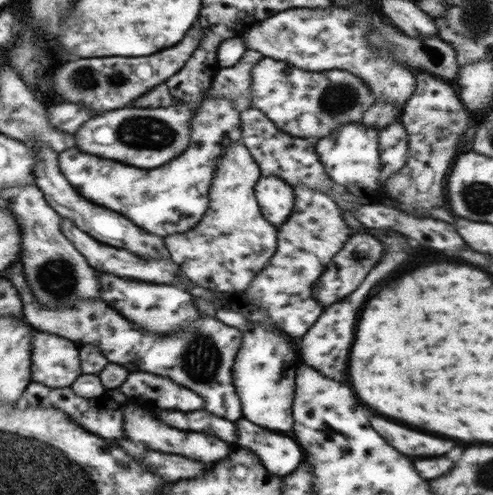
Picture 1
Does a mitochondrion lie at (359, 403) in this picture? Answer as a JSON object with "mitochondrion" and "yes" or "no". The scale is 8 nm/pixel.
{"mitochondrion":"no"}

